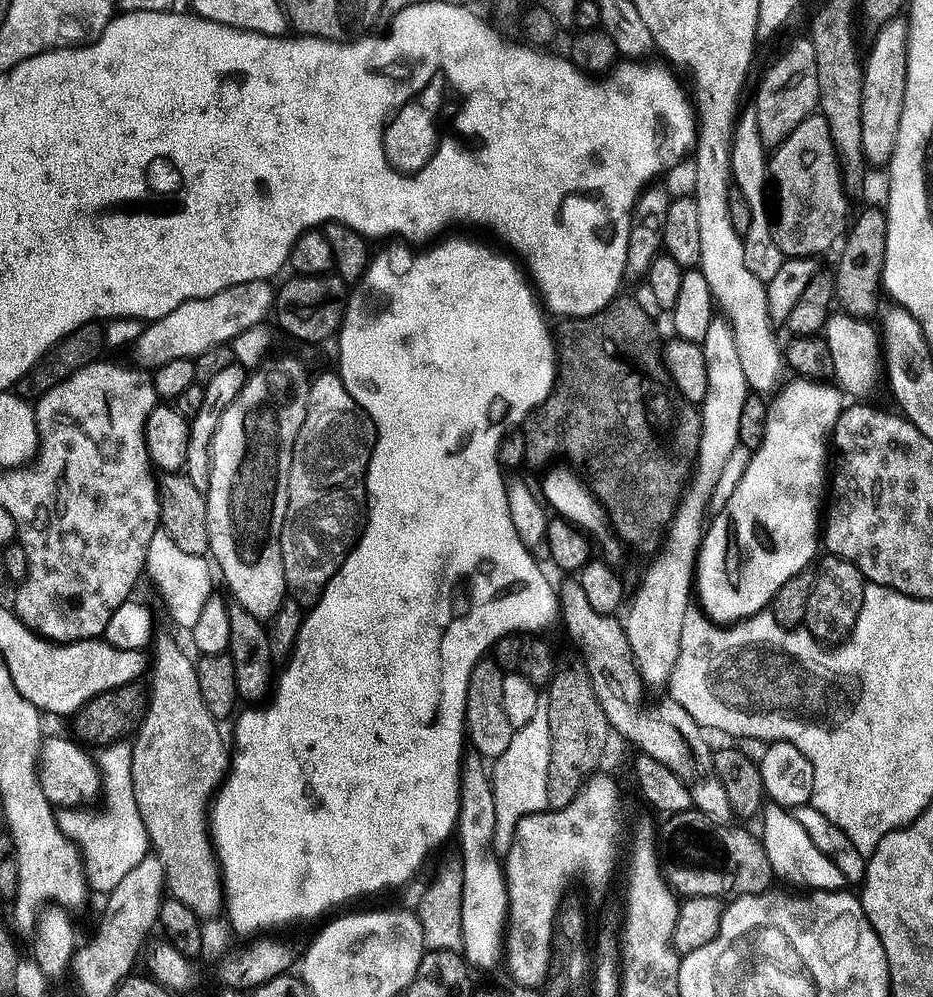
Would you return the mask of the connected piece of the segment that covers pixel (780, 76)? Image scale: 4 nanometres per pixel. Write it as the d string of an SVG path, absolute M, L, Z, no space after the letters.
M800 38L769 68L758 88L754 111L764 148L769 152L779 148L819 105L817 54L811 39Z

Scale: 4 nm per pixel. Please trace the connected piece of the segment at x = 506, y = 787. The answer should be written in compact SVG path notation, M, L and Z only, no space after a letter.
M547 695L538 700L534 720L527 727L517 729L508 752L495 761L492 781L496 804L494 851L506 858L512 849L517 826L526 817L540 815L549 809L549 760L552 753L552 723Z

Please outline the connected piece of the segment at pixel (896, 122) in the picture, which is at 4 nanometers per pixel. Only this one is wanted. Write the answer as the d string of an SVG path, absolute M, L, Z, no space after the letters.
M895 18L878 28L872 50L867 51L864 65L864 97L862 98L862 146L867 163L873 168L891 165L902 122L908 81L908 23Z

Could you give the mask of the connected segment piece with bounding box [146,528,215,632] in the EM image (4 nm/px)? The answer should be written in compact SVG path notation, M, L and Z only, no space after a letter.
M162 528L156 532L147 552L147 575L162 592L173 620L185 632L191 632L197 626L207 602L213 597L214 582L209 565L207 557L188 555L178 549L177 543Z

